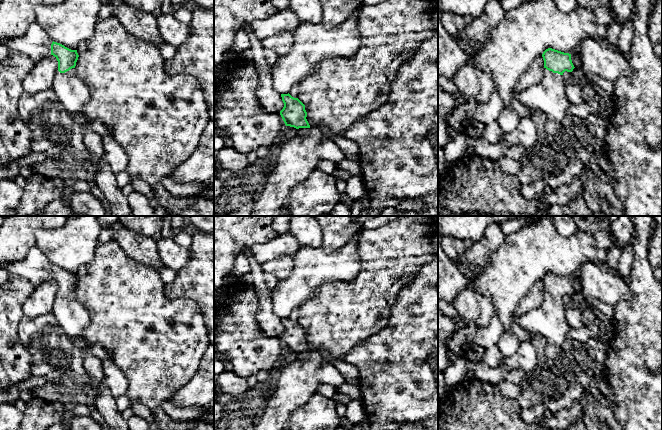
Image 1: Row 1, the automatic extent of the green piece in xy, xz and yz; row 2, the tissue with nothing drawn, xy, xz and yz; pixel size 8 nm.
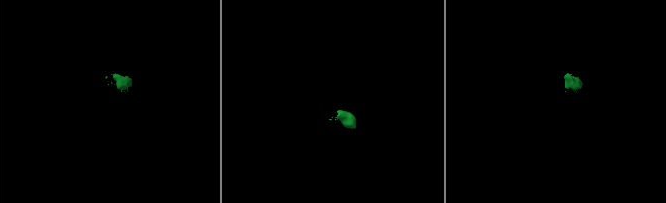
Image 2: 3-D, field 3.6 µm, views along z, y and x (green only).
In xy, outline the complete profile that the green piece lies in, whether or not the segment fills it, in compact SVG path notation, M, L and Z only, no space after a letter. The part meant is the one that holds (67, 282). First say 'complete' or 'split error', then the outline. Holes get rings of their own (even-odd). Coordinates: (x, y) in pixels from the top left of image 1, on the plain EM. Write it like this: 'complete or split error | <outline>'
split error | M34 246L19 262L0 267L10 275L26 278L35 287L53 279L58 285L58 293L52 313L68 338L72 338L81 349L83 367L99 384L105 381L102 360L92 354L91 346L85 341L83 331L90 322L85 307L77 300L75 290L78 284L77 274L52 265L46 256Z

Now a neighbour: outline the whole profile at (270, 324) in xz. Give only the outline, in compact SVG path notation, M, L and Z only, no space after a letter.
M245 247L244 250L250 262L250 273L254 278L251 287L258 298L257 325L266 337L280 338L284 327L281 318L273 310L272 292L265 283L263 267L257 262L251 247Z

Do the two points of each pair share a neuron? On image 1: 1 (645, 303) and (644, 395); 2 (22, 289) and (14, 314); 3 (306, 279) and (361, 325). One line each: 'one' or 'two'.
1: one
2: one
3: two

